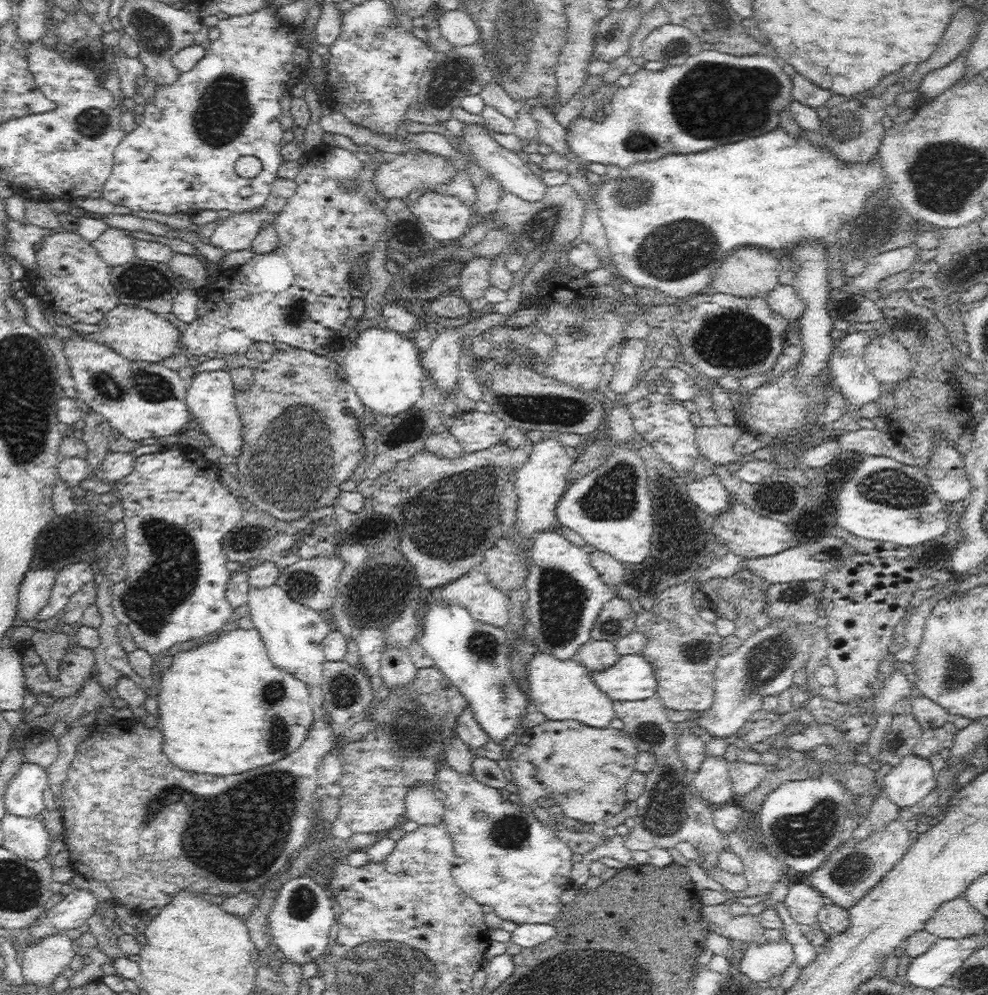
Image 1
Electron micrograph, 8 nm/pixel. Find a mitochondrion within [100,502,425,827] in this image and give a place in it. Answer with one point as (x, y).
(170, 578)

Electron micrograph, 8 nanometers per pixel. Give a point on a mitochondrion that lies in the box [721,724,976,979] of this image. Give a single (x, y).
(802, 835)

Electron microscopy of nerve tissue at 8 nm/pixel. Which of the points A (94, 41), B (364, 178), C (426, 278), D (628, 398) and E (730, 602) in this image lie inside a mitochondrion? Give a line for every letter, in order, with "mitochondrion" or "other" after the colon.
A: other
B: other
C: mitochondrion
D: other
E: other

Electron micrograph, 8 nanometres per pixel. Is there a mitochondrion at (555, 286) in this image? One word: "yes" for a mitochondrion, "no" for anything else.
no

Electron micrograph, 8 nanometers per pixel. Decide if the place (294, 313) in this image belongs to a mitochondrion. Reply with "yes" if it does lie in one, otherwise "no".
yes

